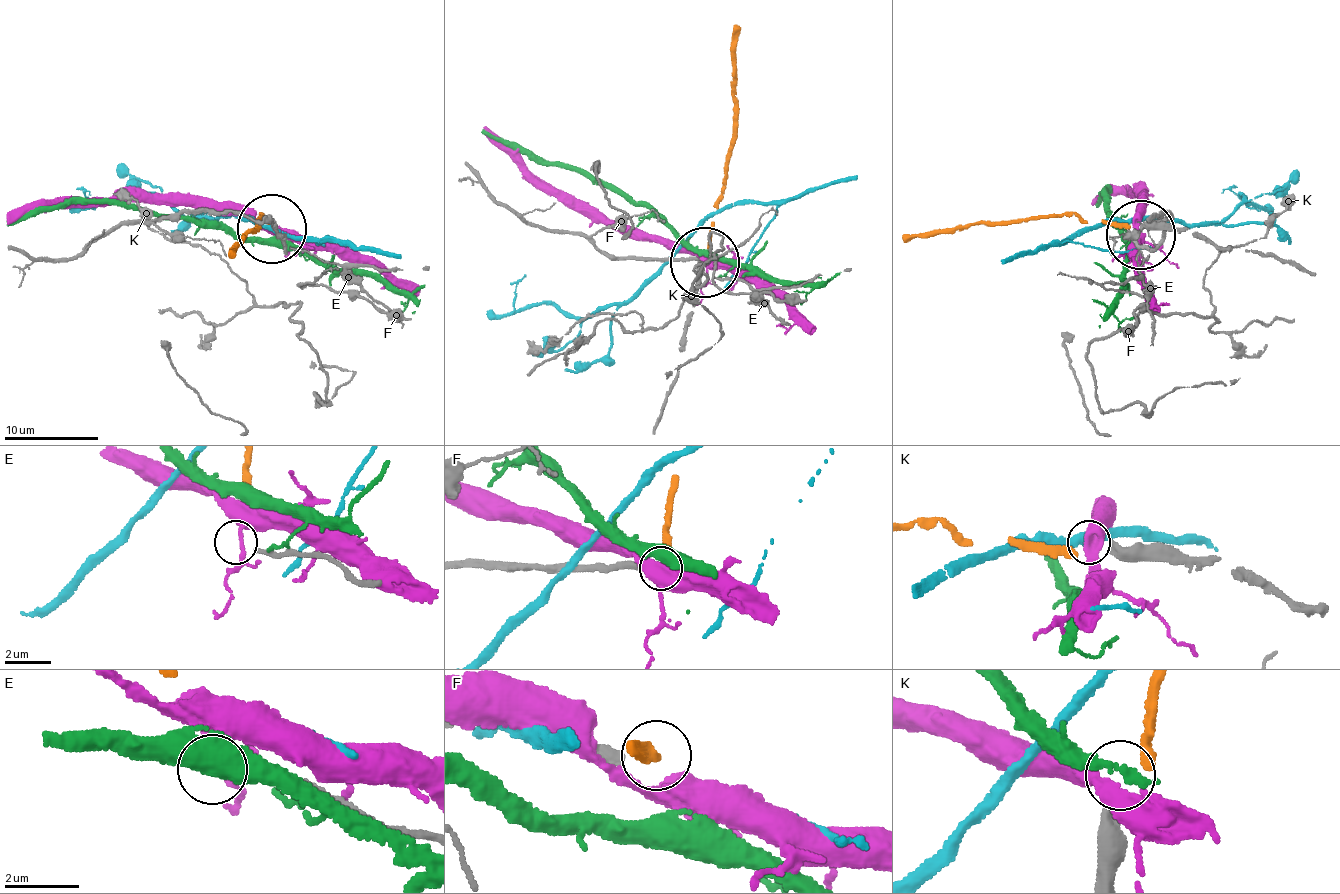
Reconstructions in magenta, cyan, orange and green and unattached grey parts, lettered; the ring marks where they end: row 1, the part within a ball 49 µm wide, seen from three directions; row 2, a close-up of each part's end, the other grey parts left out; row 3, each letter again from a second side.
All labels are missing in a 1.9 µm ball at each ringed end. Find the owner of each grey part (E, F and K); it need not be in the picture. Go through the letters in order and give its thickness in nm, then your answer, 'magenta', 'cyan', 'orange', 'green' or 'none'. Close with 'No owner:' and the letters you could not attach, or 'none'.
E: 180 nm | none
F: 320 nm | none
K: 440 nm | none
No owner: E, F, K

